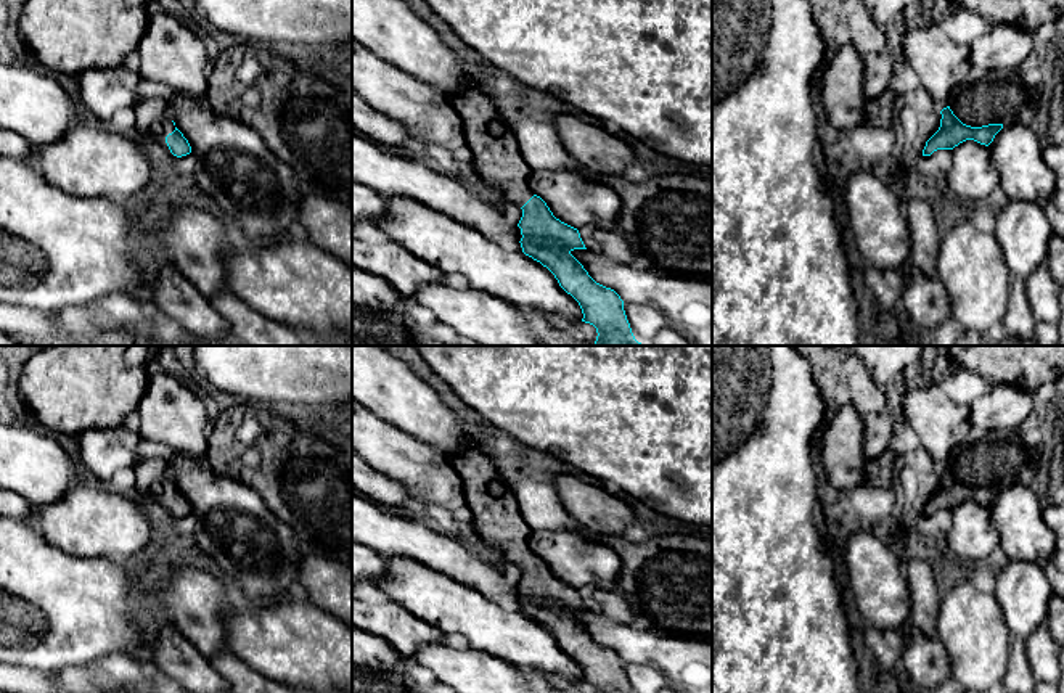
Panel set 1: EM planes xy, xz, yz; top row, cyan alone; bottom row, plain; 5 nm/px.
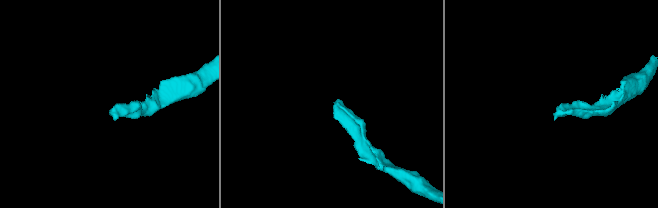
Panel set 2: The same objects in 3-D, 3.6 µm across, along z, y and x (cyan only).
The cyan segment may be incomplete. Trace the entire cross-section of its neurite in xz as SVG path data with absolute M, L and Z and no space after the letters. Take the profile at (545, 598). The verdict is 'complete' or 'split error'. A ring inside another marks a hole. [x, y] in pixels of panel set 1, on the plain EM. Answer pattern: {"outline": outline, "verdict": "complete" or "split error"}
{"outline": "M471 434L461 450L448 457L463 481L476 534L522 569L518 584L522 613L555 635L579 662L582 682L593 685L596 693L632 693L620 656L596 643L571 614L587 609L579 590L556 579L530 548L534 531L519 511L506 473L495 470L484 445L482 437Z", "verdict": "split error"}

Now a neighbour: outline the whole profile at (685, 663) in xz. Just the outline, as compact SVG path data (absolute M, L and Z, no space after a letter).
M588 609L571 614L596 643L614 650L624 664L659 670L667 688L677 693L712 693L712 640L632 629Z

